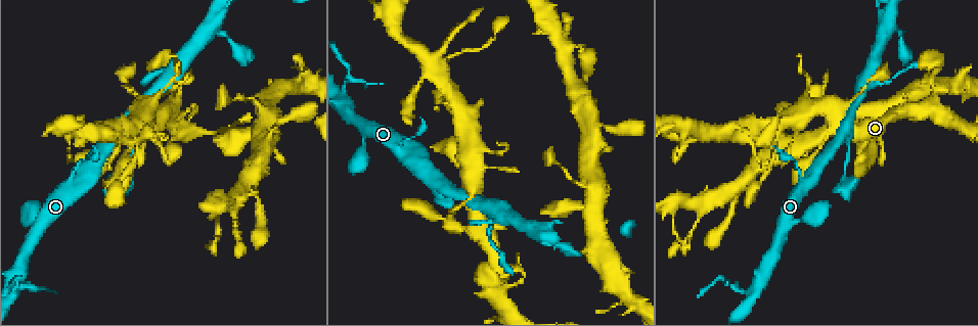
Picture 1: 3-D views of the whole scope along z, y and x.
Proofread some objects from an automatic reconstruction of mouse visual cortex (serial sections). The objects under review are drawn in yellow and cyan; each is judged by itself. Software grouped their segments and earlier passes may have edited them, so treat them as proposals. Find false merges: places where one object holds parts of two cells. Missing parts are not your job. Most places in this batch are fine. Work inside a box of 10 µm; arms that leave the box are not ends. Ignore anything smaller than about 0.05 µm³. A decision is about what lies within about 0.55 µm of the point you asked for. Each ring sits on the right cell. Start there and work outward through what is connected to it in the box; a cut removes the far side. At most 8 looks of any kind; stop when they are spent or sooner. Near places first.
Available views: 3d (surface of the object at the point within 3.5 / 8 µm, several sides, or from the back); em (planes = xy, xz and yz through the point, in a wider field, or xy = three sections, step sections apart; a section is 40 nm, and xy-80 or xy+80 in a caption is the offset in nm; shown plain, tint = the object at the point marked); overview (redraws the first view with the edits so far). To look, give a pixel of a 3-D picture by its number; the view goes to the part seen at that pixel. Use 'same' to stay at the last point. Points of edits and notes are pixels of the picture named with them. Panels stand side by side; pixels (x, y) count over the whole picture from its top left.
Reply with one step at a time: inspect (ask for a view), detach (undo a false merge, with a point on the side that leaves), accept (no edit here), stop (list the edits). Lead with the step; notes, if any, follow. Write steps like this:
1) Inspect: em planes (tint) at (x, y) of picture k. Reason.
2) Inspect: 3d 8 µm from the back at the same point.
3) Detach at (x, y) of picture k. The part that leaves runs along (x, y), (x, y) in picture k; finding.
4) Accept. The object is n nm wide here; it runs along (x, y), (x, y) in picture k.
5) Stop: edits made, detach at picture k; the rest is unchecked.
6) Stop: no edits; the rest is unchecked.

Inspect: 3d 3.5 µm at (19, 285) of picture 1. Abrupt turn.

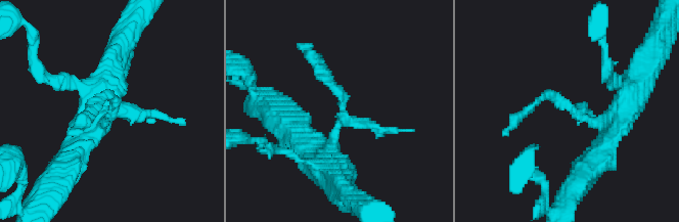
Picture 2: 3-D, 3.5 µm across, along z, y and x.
Inspect: em xy step 3 (tint) at (340, 113) of picture 2. Shape alone is not enough.

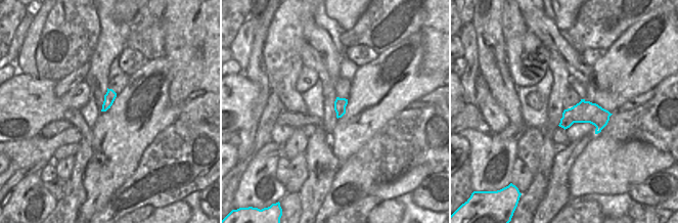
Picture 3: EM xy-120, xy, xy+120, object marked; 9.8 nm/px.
Detach at (340, 89) of picture 2. The part that leaves runs along (342, 120), (342, 96), (307, 46) in picture 2; two cells meet here.

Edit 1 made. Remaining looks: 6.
Inspect: 3d 3.5 µm at (936, 71) of picture 1. Thick turns thin.

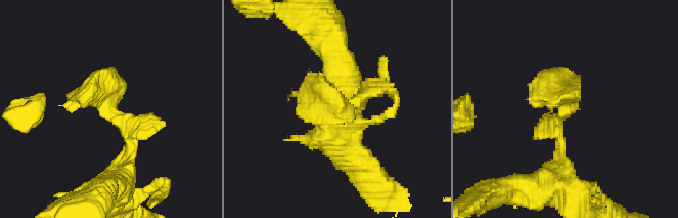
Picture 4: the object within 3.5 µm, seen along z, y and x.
Inspect: em xy step 5 (tint) at (561, 113) of picture 4. Shape alone is not enough.

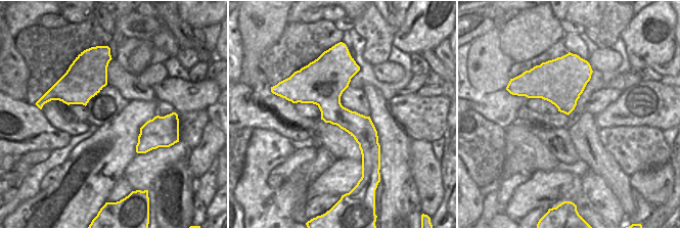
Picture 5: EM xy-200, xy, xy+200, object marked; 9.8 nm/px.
Accept. It runs along (123, 172), (123, 118), (97, 93), (62, 105) in picture 4; one cell here.

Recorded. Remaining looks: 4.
Inspect: 3d 3.5 µm at (479, 148) of picture 1.

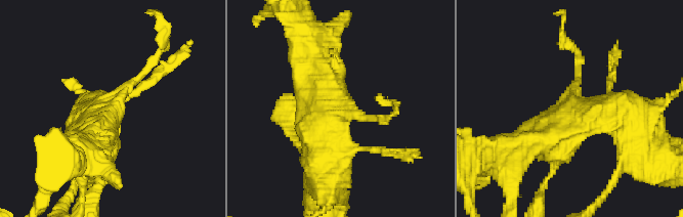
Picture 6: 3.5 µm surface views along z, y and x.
Inspect: em planes (tint) at (345, 112) of picture 6. Need the tissue.

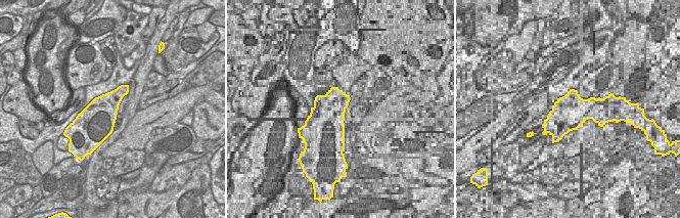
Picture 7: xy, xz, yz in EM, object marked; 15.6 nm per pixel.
Inspect: em xy step 3 (tint) at the same point.

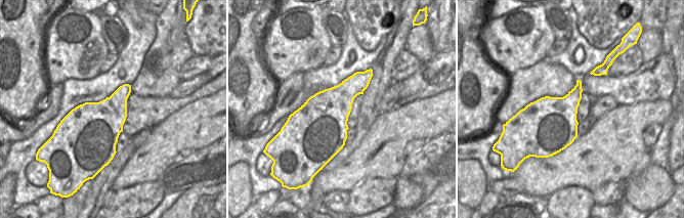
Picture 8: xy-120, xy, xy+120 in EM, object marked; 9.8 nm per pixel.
Accept. It runs along (606, 110), (488, 154) in picture 6; continuous, no second cell.

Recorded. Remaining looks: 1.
Stop: edits made, detach at picture 2; the rest is unchecked.

